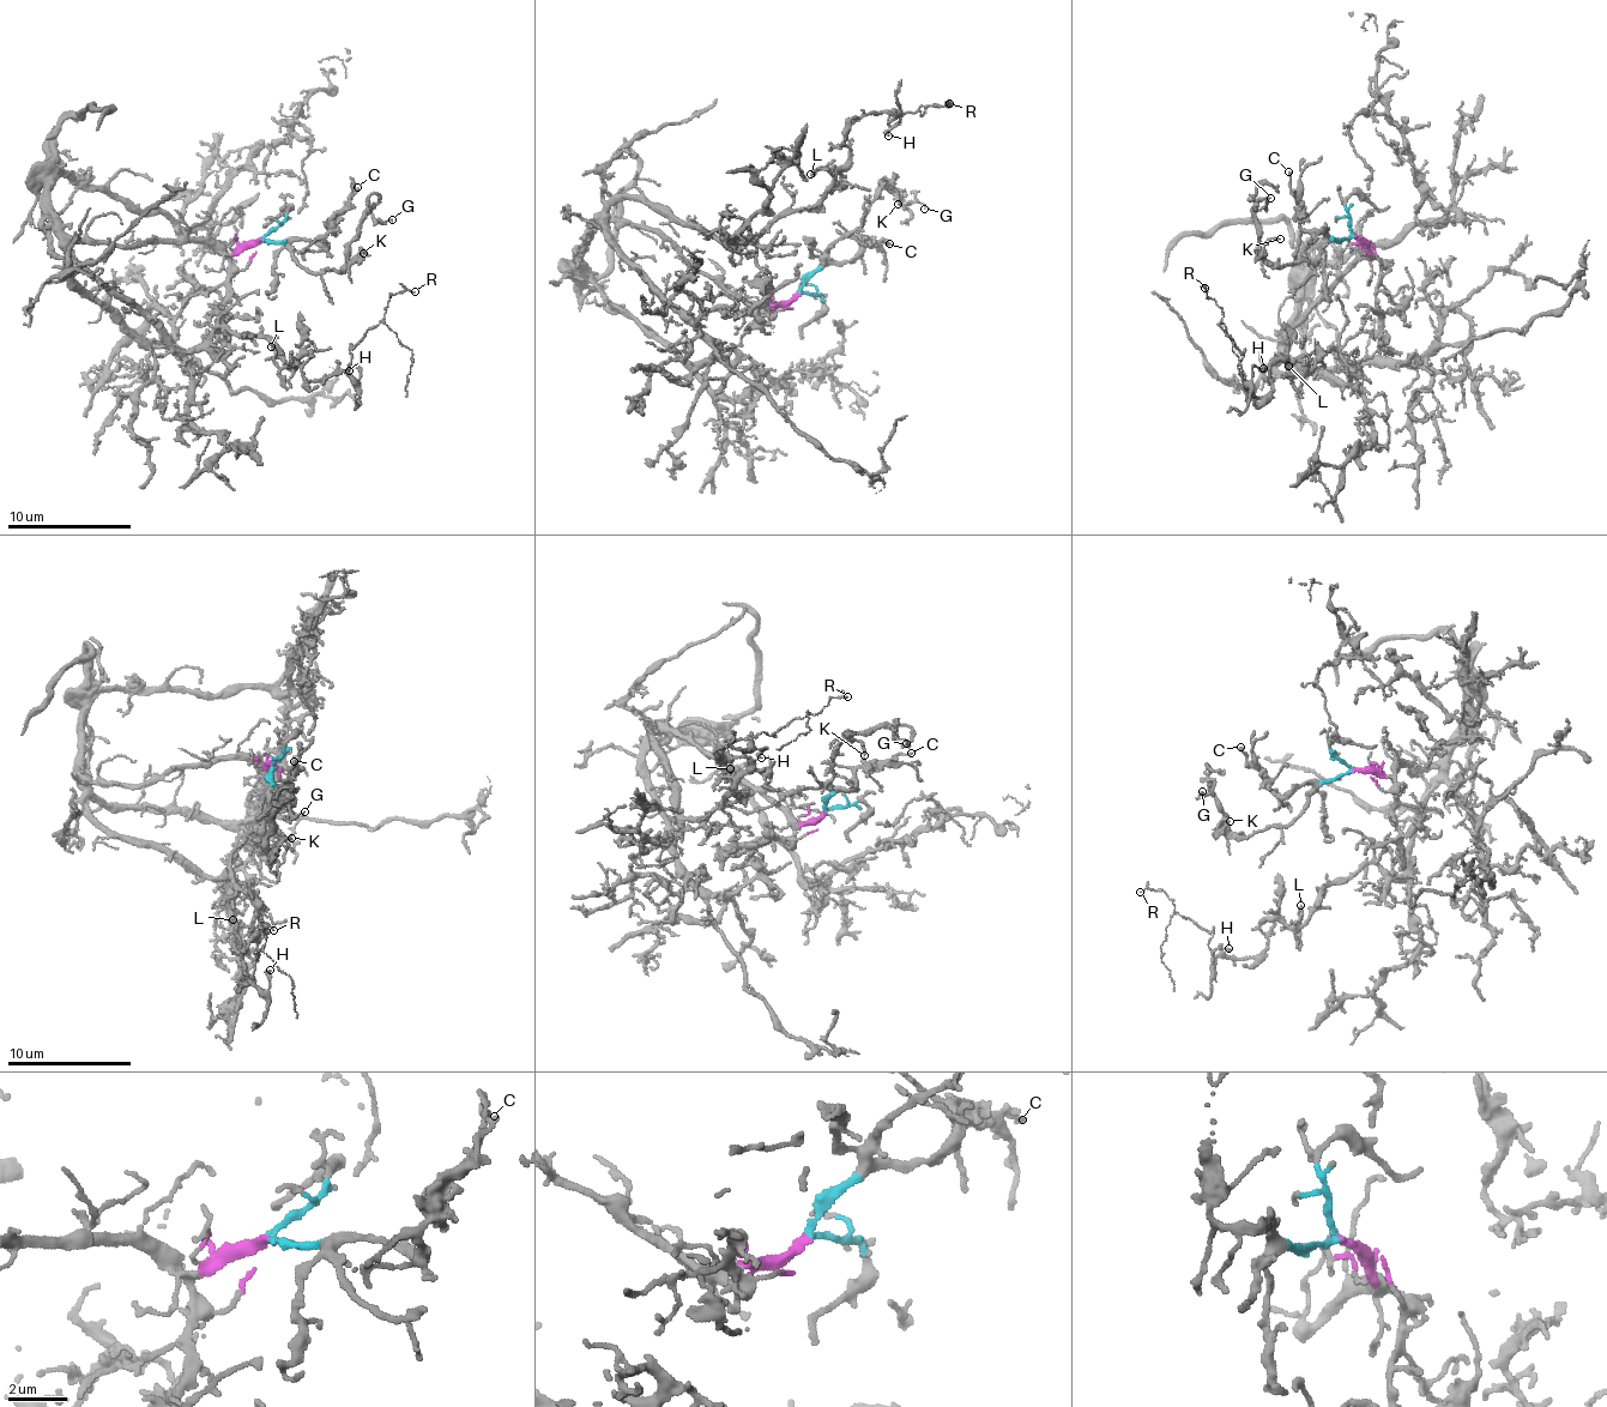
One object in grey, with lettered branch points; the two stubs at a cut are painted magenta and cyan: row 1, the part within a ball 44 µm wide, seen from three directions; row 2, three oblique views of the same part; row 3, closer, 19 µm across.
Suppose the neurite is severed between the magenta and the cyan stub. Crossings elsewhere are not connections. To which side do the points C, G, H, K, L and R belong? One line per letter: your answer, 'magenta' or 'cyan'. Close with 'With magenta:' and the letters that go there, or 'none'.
C: cyan
G: cyan
H: magenta
K: cyan
L: magenta
R: magenta
With magenta: H, L, R

